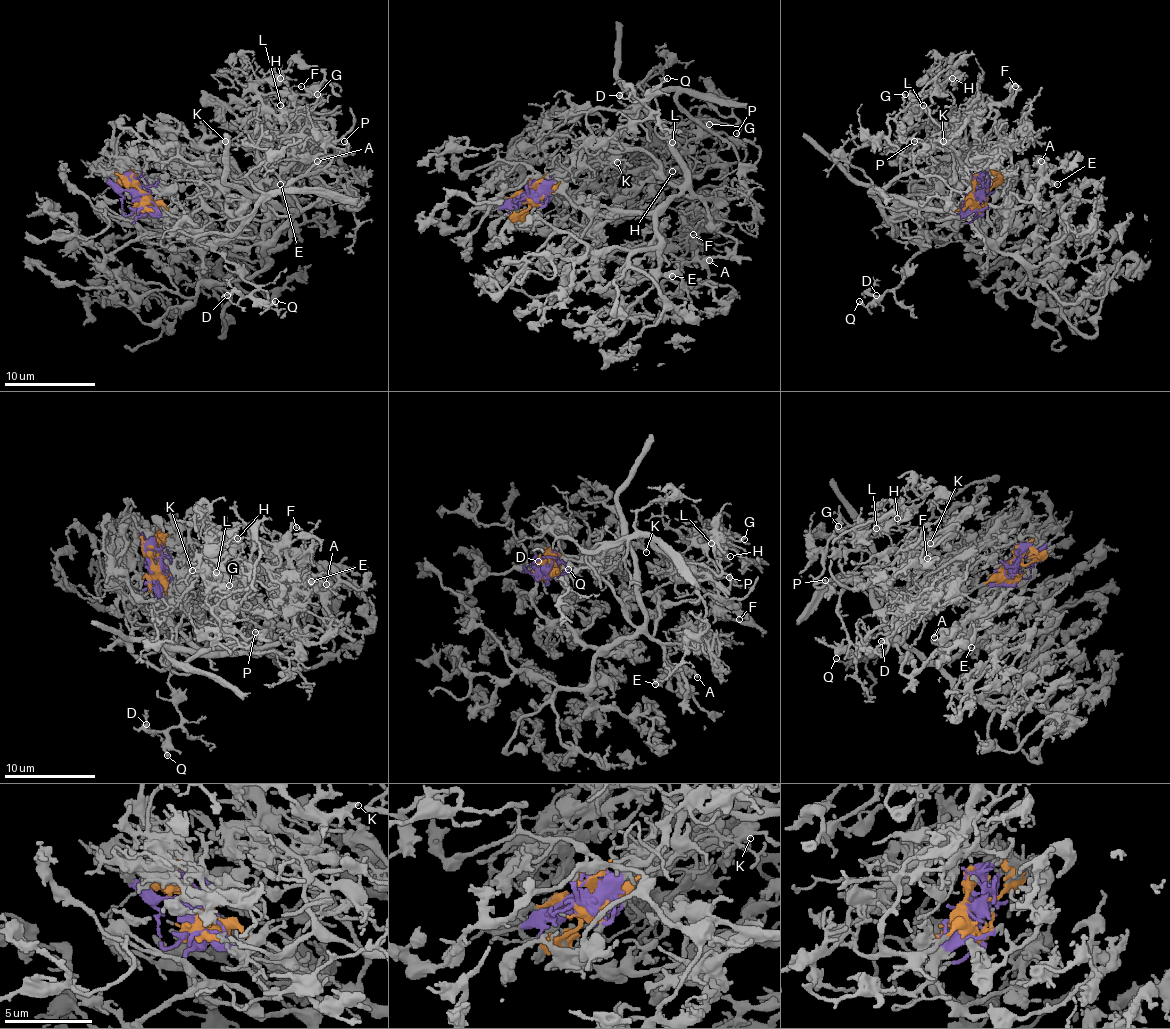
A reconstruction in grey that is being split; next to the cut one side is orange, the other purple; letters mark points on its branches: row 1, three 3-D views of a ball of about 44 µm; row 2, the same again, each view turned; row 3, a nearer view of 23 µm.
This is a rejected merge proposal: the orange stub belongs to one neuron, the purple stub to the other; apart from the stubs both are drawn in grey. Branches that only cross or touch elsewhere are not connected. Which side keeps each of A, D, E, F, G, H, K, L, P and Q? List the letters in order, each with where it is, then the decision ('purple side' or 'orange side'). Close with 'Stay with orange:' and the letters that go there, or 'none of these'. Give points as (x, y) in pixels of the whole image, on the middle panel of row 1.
A: (709, 260) | orange side
D: (619, 95) | purple side
E: (672, 276) | orange side
F: (693, 234) | orange side
G: (709, 124) | purple side
H: (672, 171) | purple side
K: (617, 162) | orange side
L: (672, 142) | purple side
P: (736, 133) | purple side
Q: (667, 78) | purple side
Stay with orange: A, E, F, K

